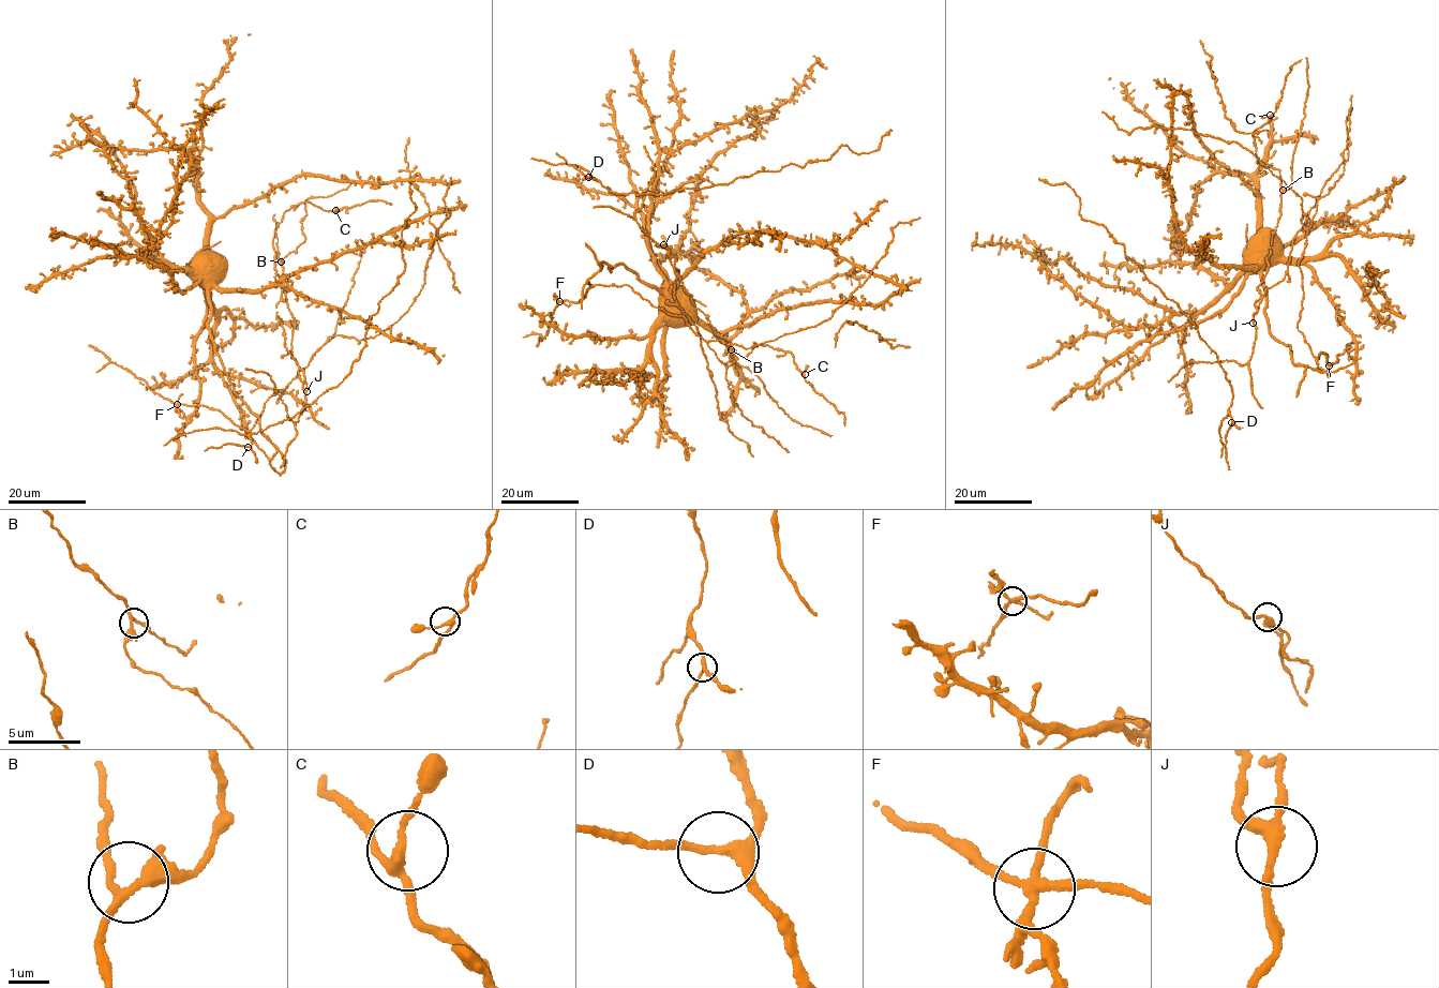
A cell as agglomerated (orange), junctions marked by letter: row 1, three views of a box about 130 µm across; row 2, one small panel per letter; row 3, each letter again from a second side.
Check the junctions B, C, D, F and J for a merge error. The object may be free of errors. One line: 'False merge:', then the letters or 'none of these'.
False merge: F

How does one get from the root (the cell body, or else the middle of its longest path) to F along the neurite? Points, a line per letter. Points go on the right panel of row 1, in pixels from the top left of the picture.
F: (1260, 258), (1257, 270), (1271, 337), (1289, 346), (1295, 364), (1320, 372), (1321, 353), (1328, 365)

